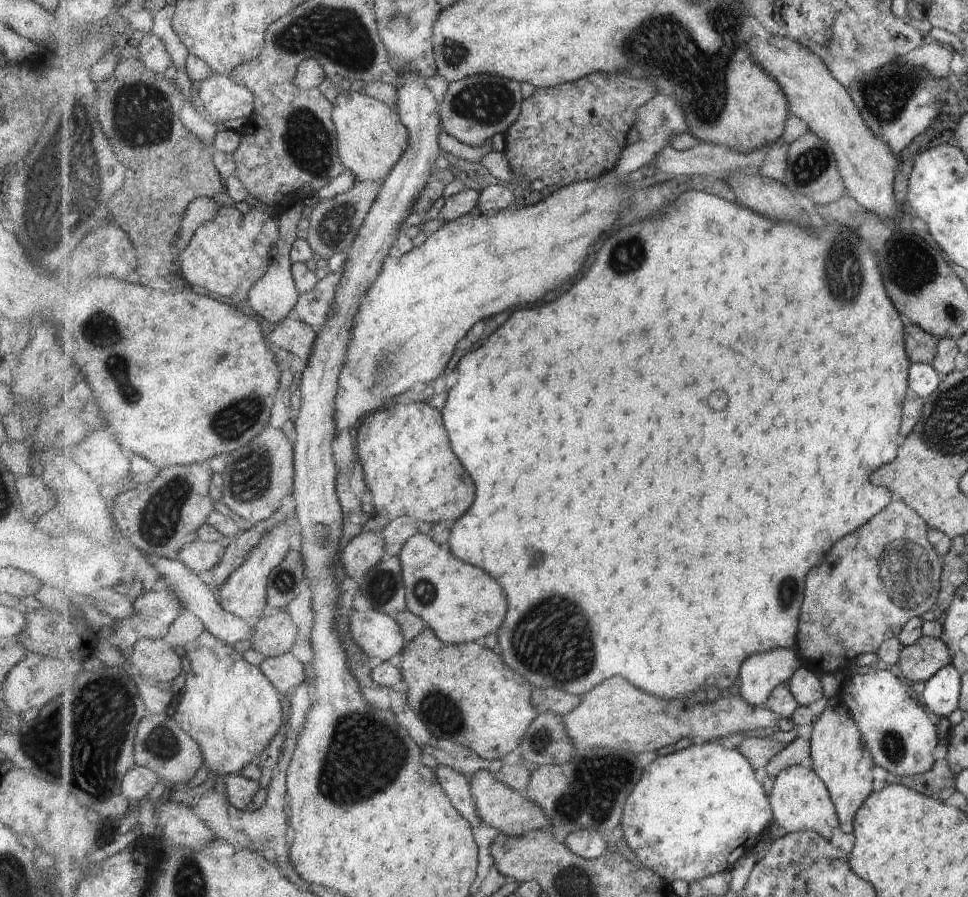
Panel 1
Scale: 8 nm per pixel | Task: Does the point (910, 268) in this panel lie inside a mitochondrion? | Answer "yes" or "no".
yes

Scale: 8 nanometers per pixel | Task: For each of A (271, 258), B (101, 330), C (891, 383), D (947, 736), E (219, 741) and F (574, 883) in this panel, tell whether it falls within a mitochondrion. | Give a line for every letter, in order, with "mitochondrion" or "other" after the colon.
A: other
B: mitochondrion
C: other
D: other
E: other
F: mitochondrion

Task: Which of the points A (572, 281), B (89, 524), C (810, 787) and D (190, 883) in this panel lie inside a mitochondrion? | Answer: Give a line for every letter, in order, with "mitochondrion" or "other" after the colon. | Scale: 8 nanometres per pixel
A: other
B: other
C: other
D: mitochondrion

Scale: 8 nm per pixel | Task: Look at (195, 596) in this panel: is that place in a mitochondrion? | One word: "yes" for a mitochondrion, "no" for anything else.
no

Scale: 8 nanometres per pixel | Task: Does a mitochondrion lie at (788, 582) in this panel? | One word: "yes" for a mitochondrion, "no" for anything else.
yes

